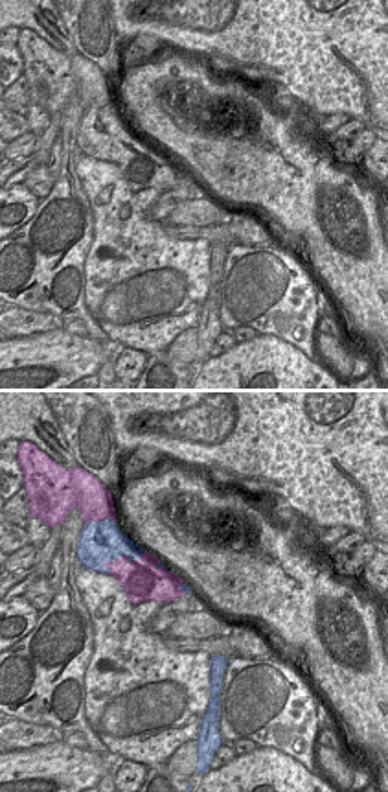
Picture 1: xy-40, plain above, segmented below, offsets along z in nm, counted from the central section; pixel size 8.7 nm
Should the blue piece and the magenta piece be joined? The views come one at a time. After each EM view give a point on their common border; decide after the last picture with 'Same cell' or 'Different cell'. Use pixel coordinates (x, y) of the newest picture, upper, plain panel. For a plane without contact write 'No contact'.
Touches blue at (120, 144).

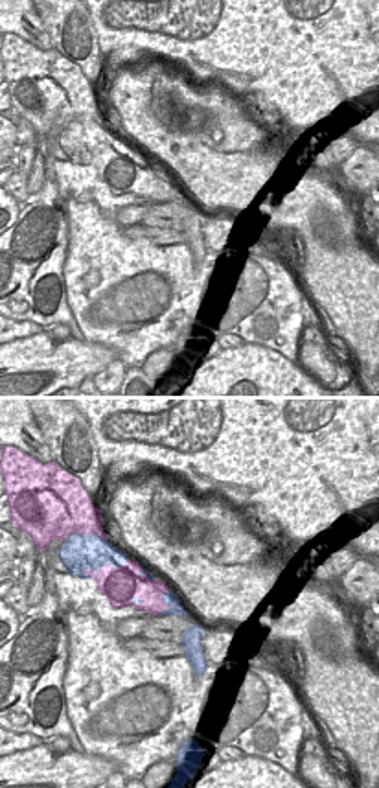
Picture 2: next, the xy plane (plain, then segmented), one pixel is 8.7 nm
Touches blue at (105, 151).

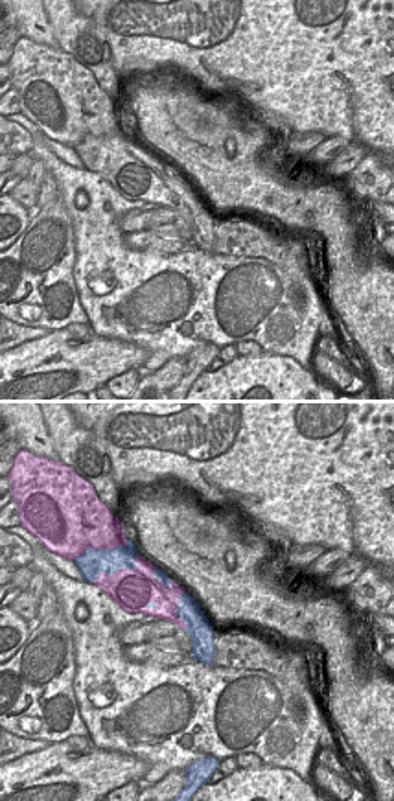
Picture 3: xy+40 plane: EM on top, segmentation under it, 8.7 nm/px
Touches blue at (118, 155).

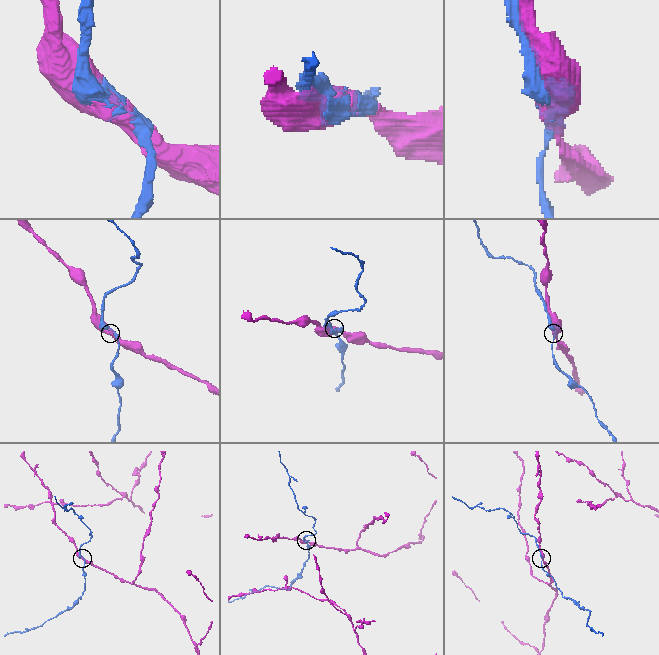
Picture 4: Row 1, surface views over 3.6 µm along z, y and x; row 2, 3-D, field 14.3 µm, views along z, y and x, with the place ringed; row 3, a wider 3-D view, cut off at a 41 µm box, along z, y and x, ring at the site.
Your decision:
Different cell.

